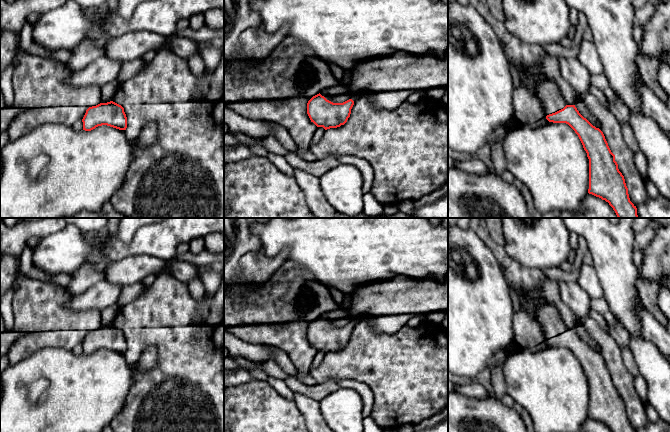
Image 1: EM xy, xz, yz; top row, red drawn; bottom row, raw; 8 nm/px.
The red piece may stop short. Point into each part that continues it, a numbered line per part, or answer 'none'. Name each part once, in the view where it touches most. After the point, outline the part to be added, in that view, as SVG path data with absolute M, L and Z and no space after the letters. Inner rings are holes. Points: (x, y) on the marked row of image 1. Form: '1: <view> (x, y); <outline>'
1: yz (549, 93); M515 61L514 64L520 73L520 80L540 98L546 116L563 109L567 105L559 87L553 81L538 74L529 75L526 72L526 65Z

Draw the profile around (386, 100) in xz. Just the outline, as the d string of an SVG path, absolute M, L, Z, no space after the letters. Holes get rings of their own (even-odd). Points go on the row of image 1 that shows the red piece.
M396 52L360 63L351 72L351 81L345 84L347 91L332 97L331 102L343 103L360 91L376 108L392 111L410 94L448 84L448 52L443 57Z

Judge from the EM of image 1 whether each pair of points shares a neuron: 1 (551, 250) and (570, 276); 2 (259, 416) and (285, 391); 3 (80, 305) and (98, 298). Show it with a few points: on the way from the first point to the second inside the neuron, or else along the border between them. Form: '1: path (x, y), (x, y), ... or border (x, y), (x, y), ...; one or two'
1: border (559, 266), (545, 268), (542, 271); two
2: border (265, 381), (281, 395), (293, 400); two
3: path (84, 301), (94, 298); one

